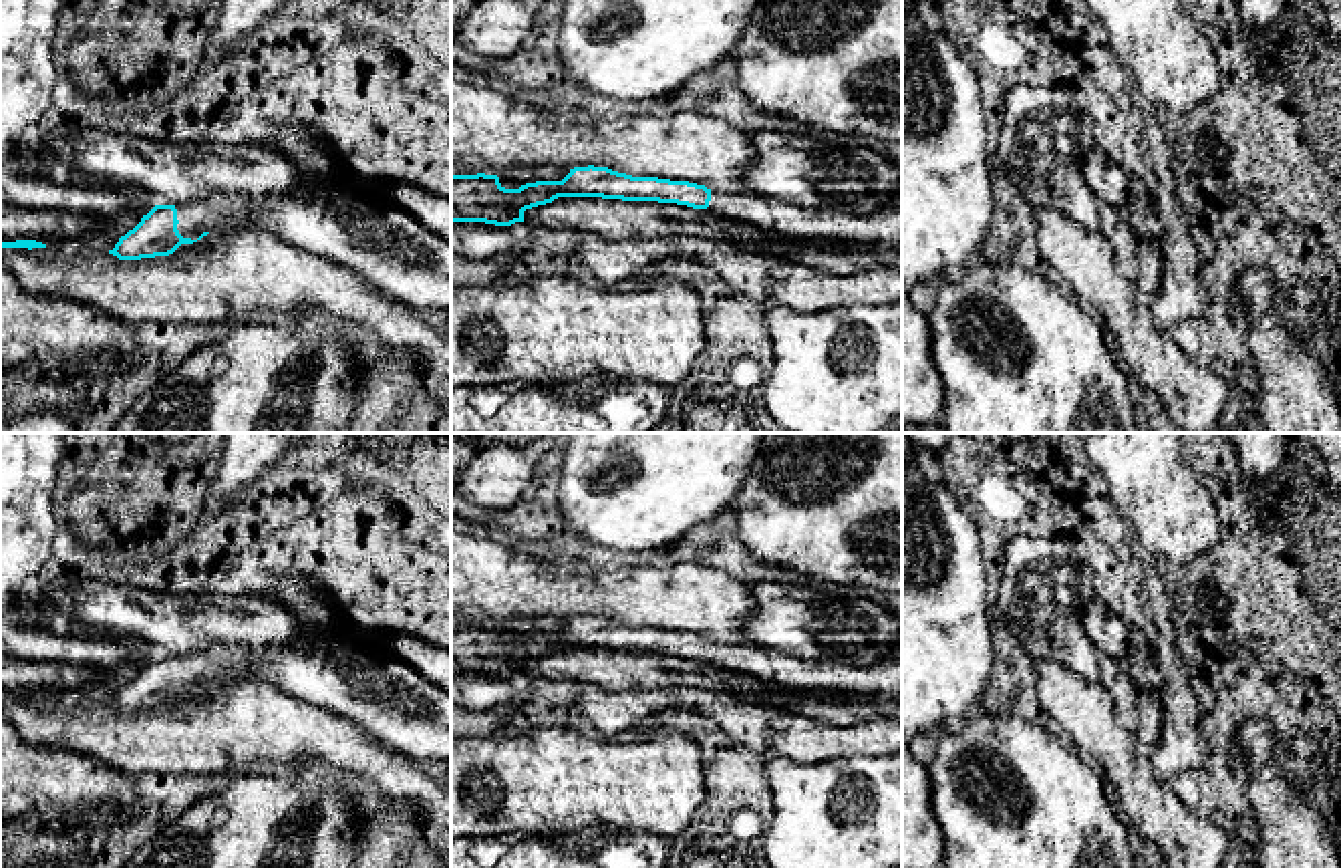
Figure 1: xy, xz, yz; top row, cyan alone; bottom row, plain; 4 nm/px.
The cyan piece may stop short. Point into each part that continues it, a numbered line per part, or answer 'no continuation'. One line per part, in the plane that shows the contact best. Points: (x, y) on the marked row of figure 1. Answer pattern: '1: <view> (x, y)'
1: xy (216, 214)

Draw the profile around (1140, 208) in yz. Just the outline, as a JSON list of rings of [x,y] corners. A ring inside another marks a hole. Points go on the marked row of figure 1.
[[[1130,177],[1122,211],[1138,238],[1160,240],[1162,222],[1158,218],[1158,205],[1144,179]]]

